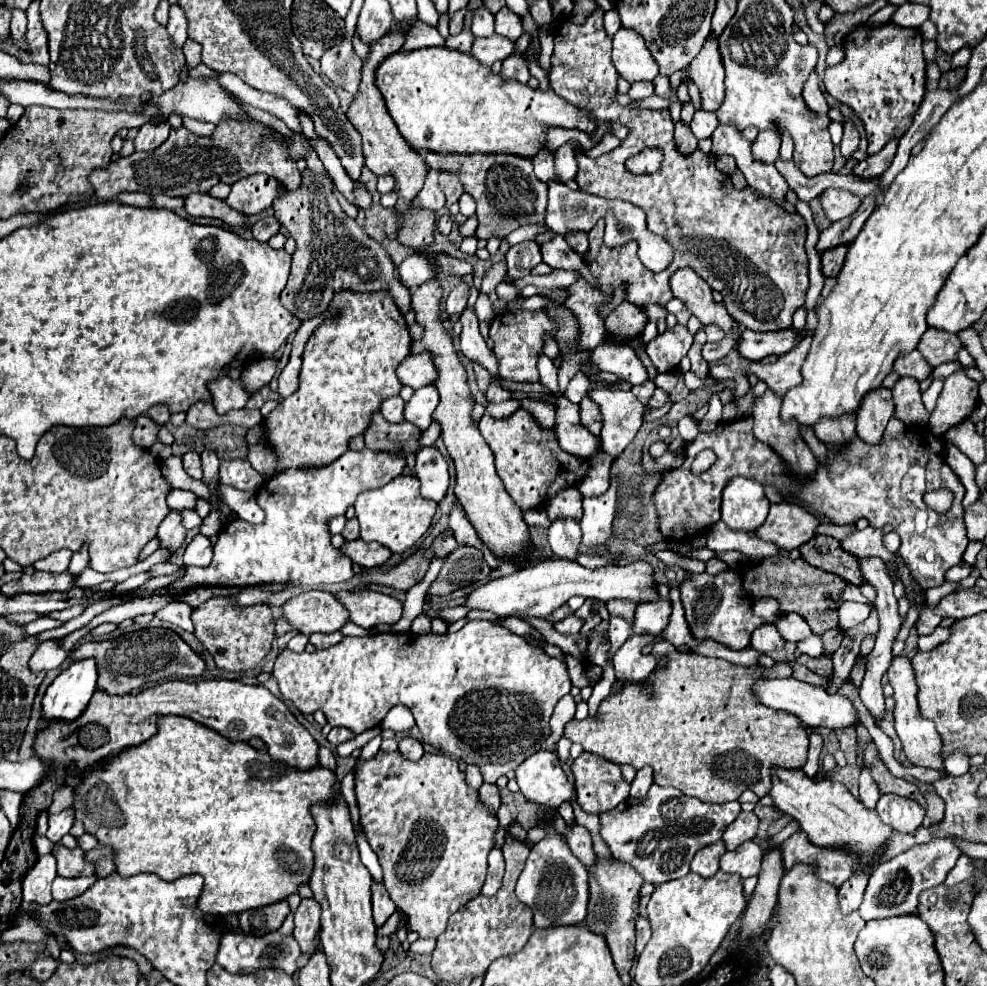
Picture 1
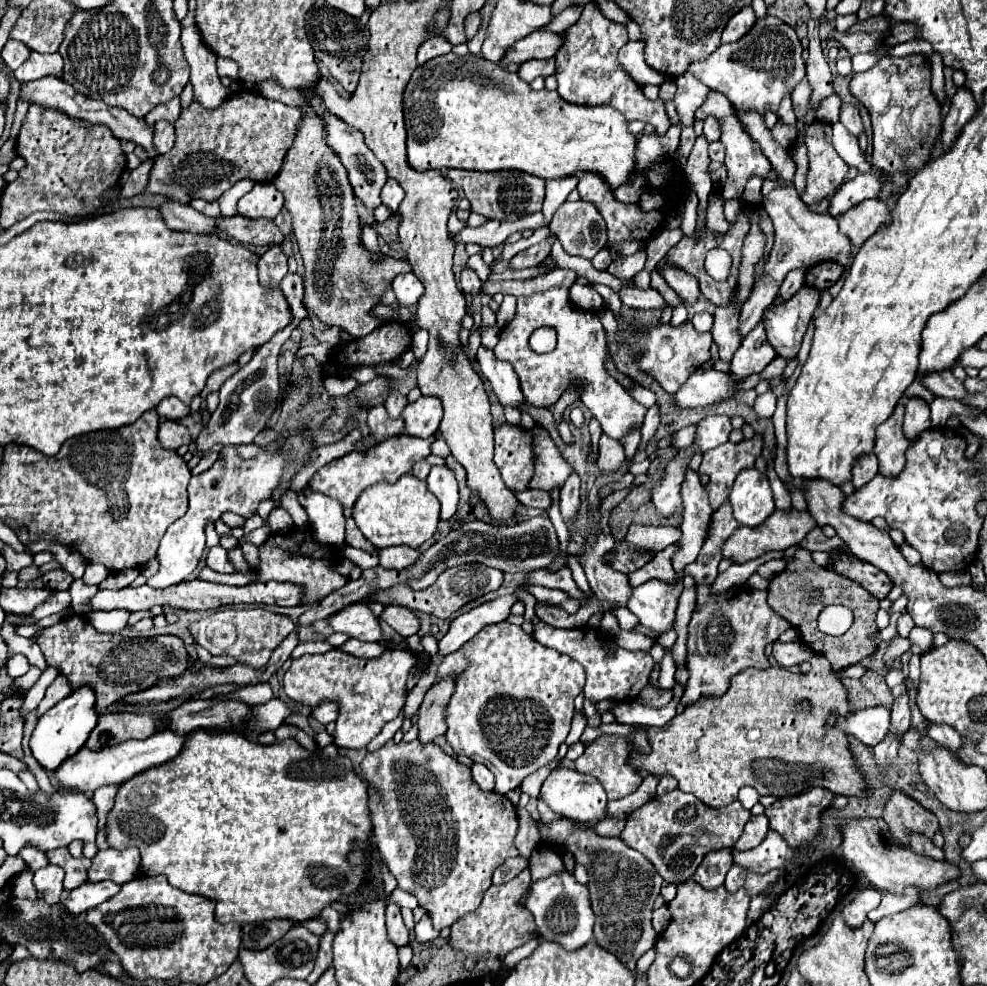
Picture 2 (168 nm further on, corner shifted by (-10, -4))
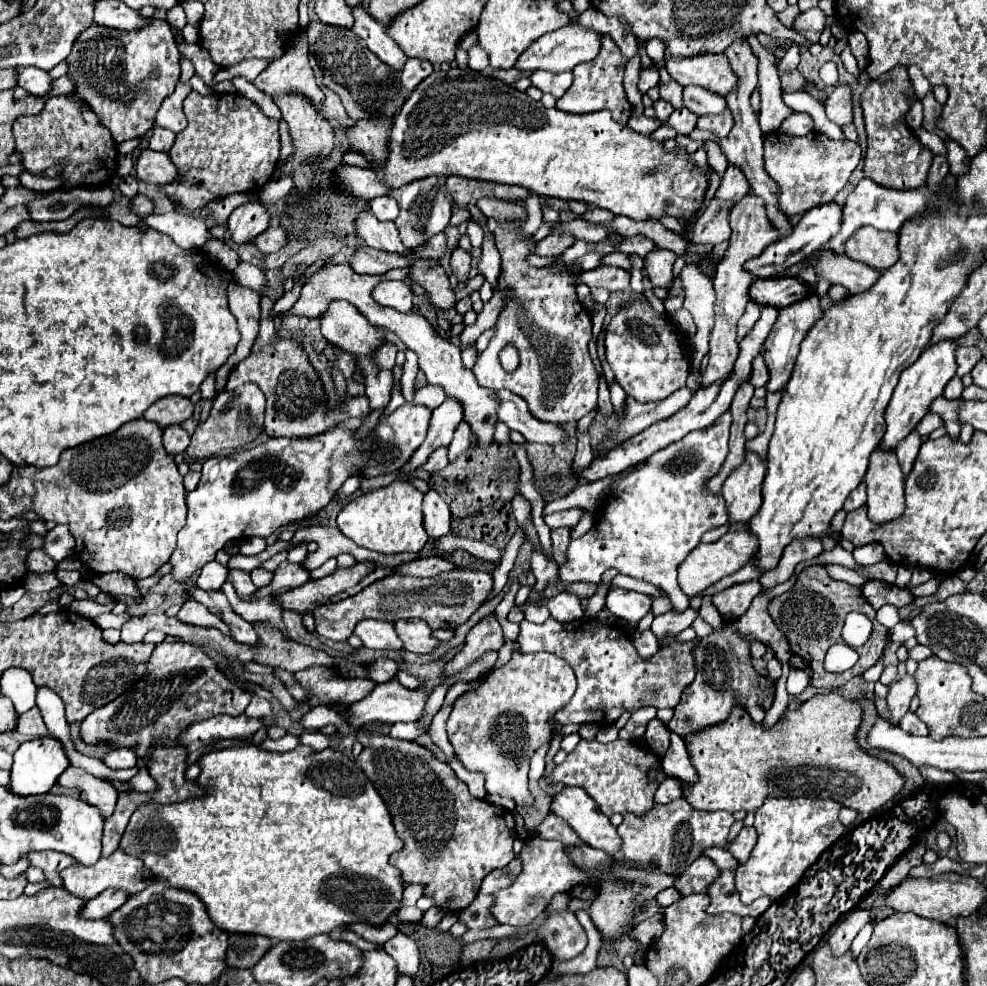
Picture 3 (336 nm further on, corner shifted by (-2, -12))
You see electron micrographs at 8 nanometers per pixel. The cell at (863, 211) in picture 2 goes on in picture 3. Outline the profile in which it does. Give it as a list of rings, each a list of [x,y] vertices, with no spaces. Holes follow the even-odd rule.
[[[863,227],[859,233],[855,233],[855,237],[851,237],[851,241],[847,241],[845,249],[851,259],[883,271],[895,265],[895,261],[899,259],[897,239],[897,233]]]

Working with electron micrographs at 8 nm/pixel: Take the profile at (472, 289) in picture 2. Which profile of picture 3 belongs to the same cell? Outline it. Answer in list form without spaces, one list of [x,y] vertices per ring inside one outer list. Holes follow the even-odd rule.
[[[455,247],[451,251],[451,269],[457,275],[457,279],[461,283],[465,283],[467,281],[467,273],[471,269],[471,255],[467,251],[463,251],[461,247]]]

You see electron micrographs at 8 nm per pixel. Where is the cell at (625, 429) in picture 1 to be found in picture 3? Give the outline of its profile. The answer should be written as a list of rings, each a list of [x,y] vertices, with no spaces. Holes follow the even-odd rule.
[[[481,197],[477,203],[479,211],[485,217],[493,217],[499,223],[507,221],[519,221],[519,227],[515,229],[503,229],[497,227],[493,231],[495,235],[495,245],[501,253],[501,273],[497,279],[495,289],[505,289],[505,305],[503,311],[497,317],[495,323],[495,335],[489,341],[489,347],[477,357],[477,363],[473,365],[473,373],[477,377],[477,383],[487,389],[509,389],[523,397],[529,405],[529,411],[533,417],[539,421],[549,421],[549,423],[571,423],[579,421],[585,417],[589,411],[597,407],[597,387],[599,387],[599,373],[589,357],[589,341],[593,337],[593,323],[589,317],[589,311],[579,303],[577,293],[575,293],[575,283],[573,275],[569,271],[561,271],[557,267],[531,267],[527,263],[527,257],[535,253],[535,241],[533,235],[521,237],[521,225],[527,221],[527,209],[519,201],[505,201],[505,199],[495,199],[495,197]],[[507,343],[513,343],[519,349],[521,363],[513,373],[507,373],[501,363],[499,363],[499,351]]]

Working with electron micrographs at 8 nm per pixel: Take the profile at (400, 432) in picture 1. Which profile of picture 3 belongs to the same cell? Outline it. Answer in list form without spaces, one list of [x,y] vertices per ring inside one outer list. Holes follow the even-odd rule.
[[[263,297],[261,299],[261,329],[259,337],[251,349],[251,355],[237,363],[225,385],[227,391],[243,383],[255,383],[267,399],[265,405],[265,427],[263,433],[267,437],[311,437],[319,435],[349,417],[367,417],[369,415],[369,401],[367,397],[351,397],[343,401],[337,409],[327,411],[327,395],[323,391],[323,383],[307,359],[307,351],[299,337],[281,337],[275,333],[275,323],[271,319],[273,301]],[[335,411],[341,411],[341,419],[335,421]]]

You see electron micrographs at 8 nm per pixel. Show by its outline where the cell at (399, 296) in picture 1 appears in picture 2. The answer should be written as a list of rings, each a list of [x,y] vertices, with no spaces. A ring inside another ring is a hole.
[[[313,111],[303,115],[303,121],[299,125],[299,137],[295,139],[291,153],[287,153],[287,161],[283,163],[283,169],[279,171],[279,177],[275,177],[273,183],[285,197],[285,209],[291,215],[293,235],[299,243],[299,253],[305,267],[303,307],[309,313],[313,313],[321,323],[329,327],[337,325],[351,337],[363,337],[385,323],[384,319],[376,318],[369,314],[369,311],[381,303],[395,275],[405,271],[403,263],[407,261],[393,259],[387,255],[383,255],[379,261],[371,261],[369,249],[361,243],[361,223],[355,209],[355,193],[347,179],[347,171],[343,169],[339,157],[331,153],[331,149],[327,149],[323,141],[323,121],[319,121],[319,117],[315,117]]]

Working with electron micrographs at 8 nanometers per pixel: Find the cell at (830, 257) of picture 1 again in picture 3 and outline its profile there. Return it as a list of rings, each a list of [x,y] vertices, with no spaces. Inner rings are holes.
[[[783,277],[783,281],[753,281],[749,287],[749,299],[757,305],[769,305],[783,309],[807,297],[807,289],[795,277]]]

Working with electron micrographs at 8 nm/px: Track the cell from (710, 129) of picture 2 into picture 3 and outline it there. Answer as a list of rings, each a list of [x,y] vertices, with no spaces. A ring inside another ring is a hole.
[[[725,109],[717,115],[701,115],[697,121],[697,129],[715,131],[719,137],[727,137],[727,133],[731,131],[731,111]]]

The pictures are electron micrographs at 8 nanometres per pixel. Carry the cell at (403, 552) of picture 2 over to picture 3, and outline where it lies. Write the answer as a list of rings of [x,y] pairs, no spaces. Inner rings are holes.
[[[423,557],[405,565],[397,567],[397,573],[401,575],[415,575],[415,577],[435,577],[443,571],[455,569],[455,563],[443,557]]]

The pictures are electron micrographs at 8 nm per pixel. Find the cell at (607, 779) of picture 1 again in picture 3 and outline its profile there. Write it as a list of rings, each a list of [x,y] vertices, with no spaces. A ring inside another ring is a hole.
[[[615,739],[611,743],[599,741],[579,741],[577,747],[567,755],[567,759],[557,765],[547,777],[547,785],[563,783],[565,787],[581,787],[585,793],[599,805],[599,809],[611,817],[613,813],[633,813],[645,815],[655,805],[653,795],[659,783],[649,783],[647,771],[655,767],[657,757],[647,749],[649,745],[641,741],[625,741]]]

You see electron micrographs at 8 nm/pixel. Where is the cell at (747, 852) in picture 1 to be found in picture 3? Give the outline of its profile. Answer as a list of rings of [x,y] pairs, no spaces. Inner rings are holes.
[[[735,869],[721,871],[721,875],[709,885],[707,895],[711,897],[711,905],[707,907],[709,915],[729,912],[741,917],[759,917],[771,905],[769,897],[761,897],[751,905],[743,905],[735,889]]]

